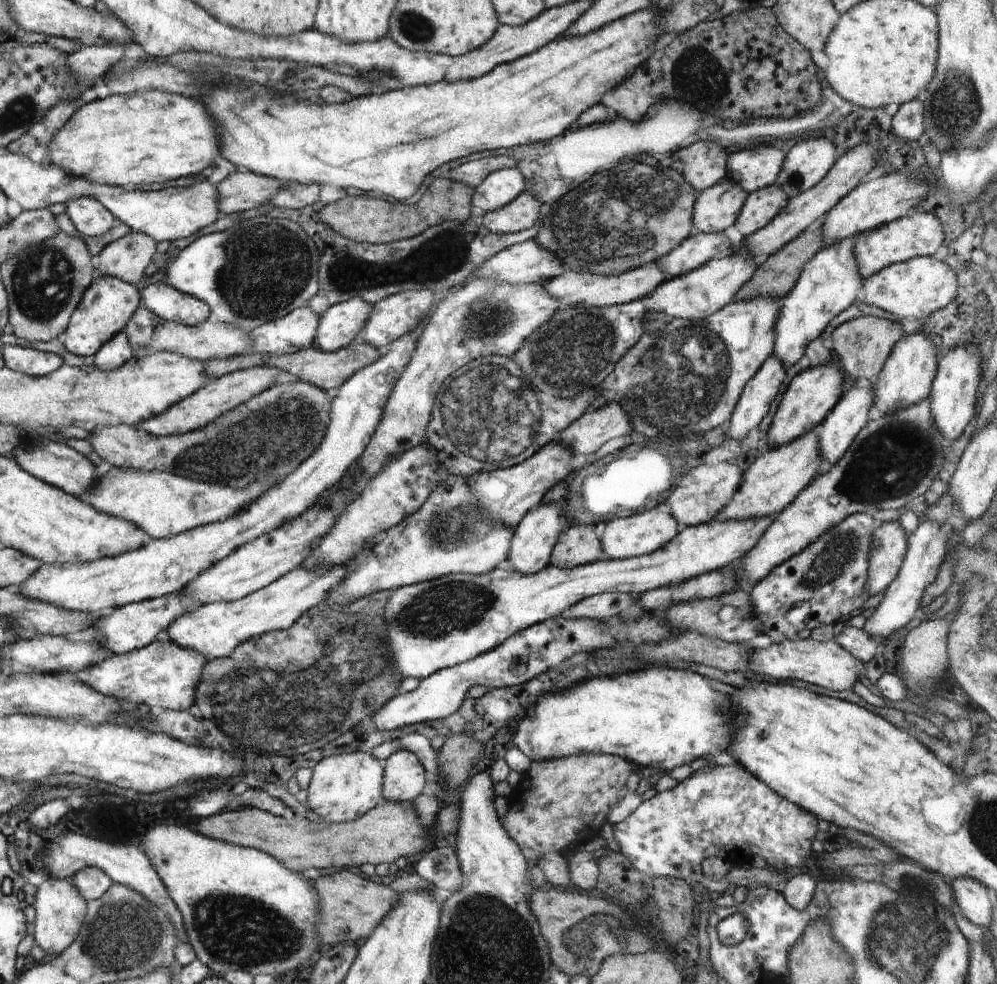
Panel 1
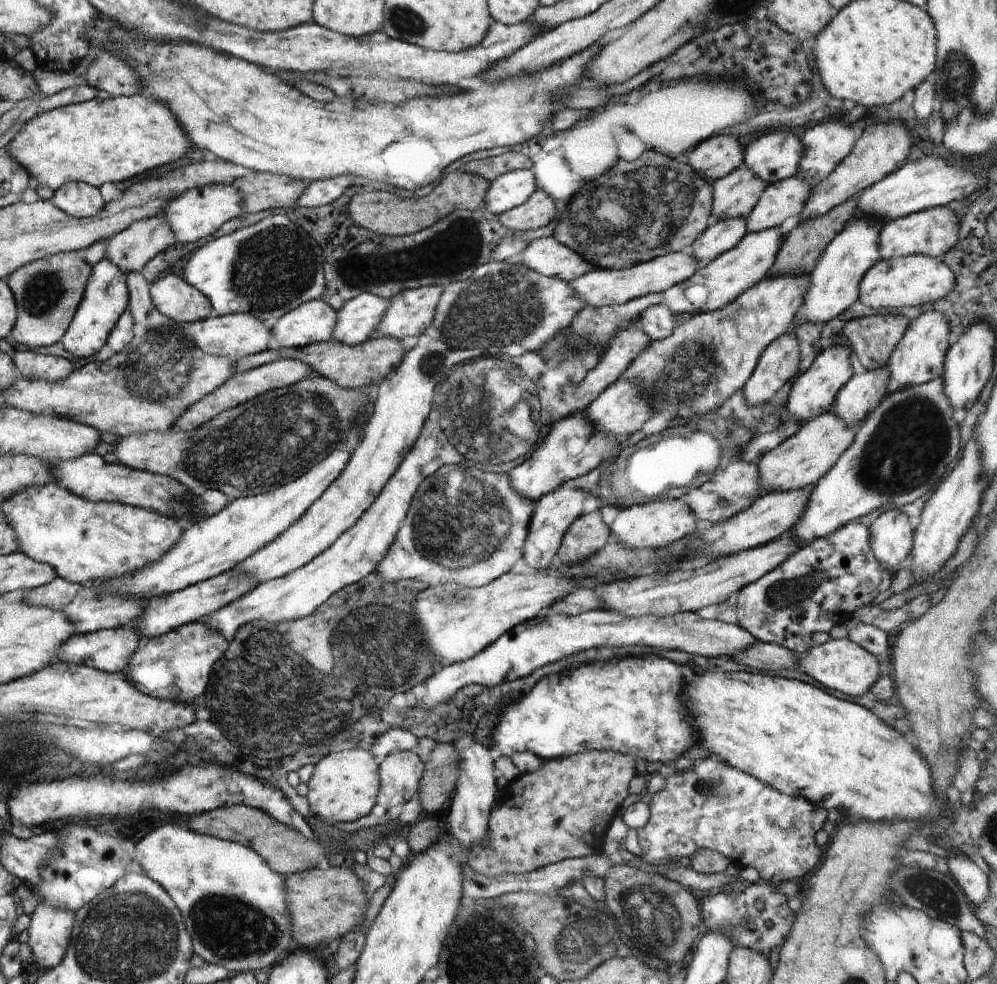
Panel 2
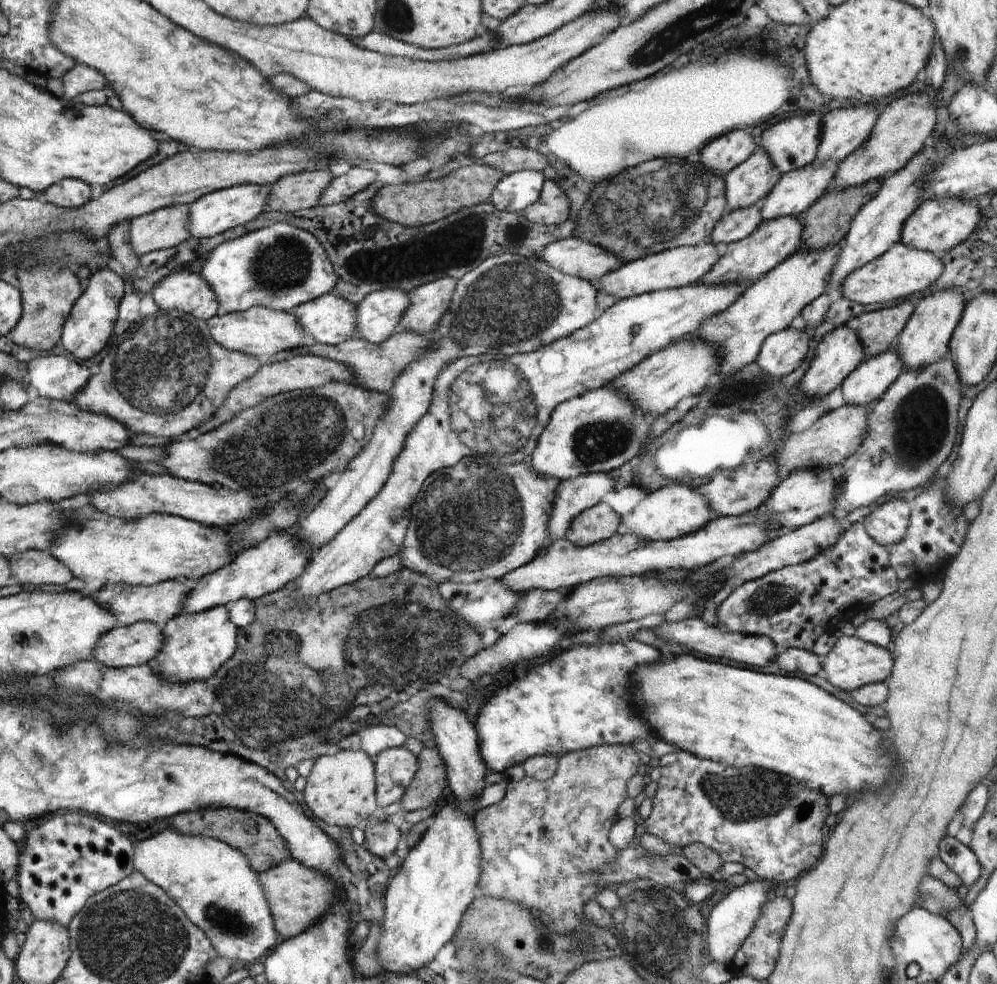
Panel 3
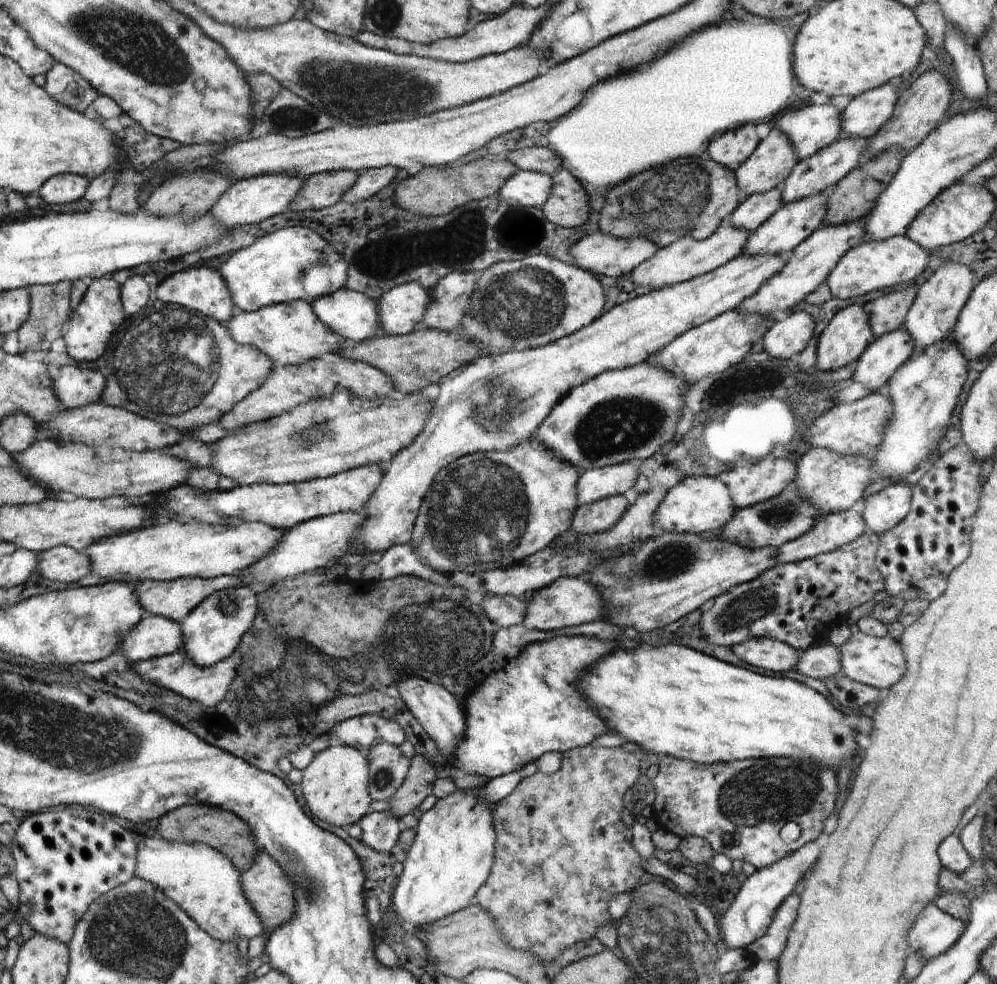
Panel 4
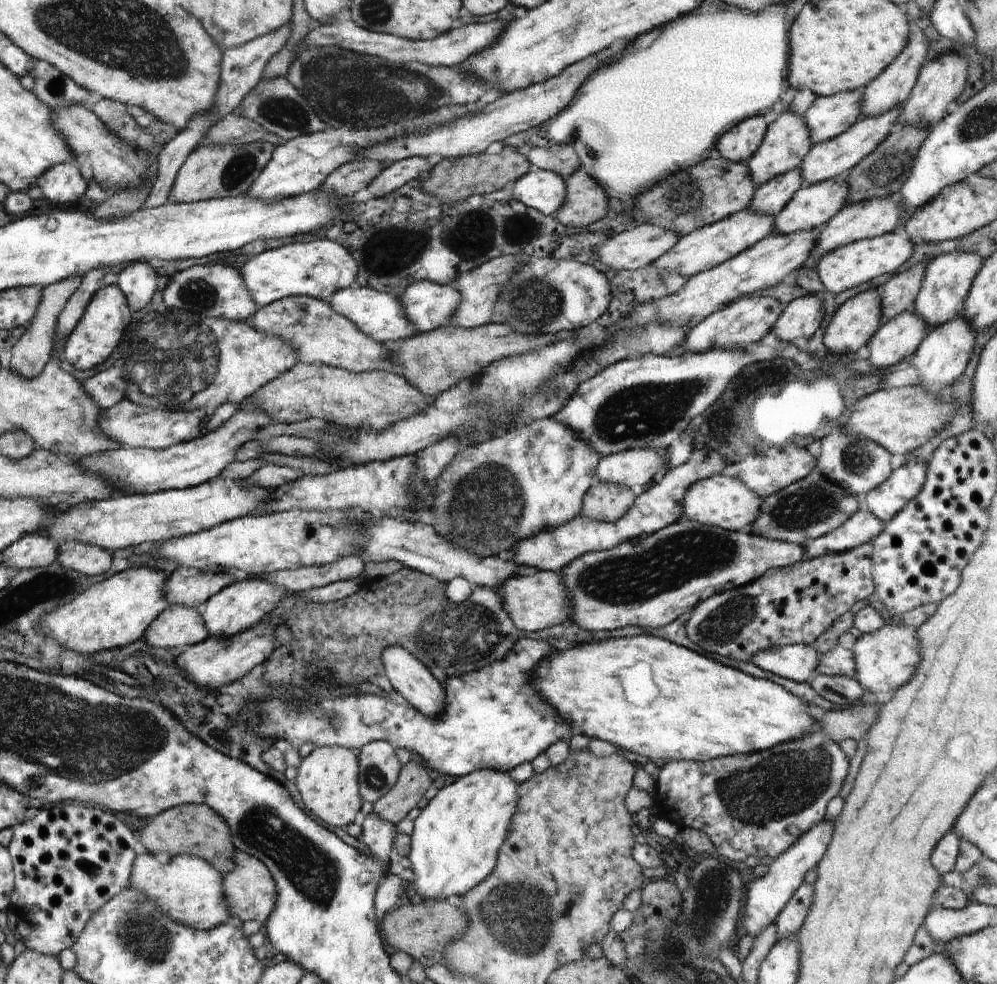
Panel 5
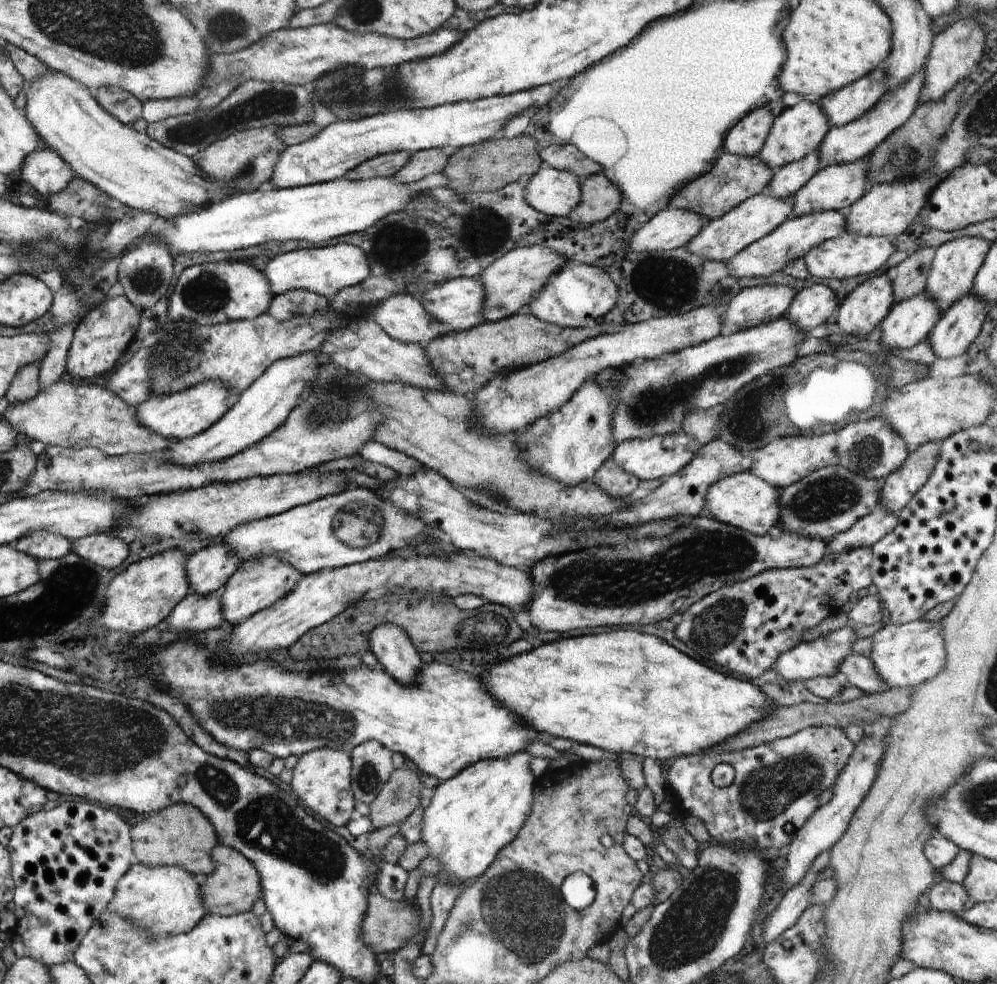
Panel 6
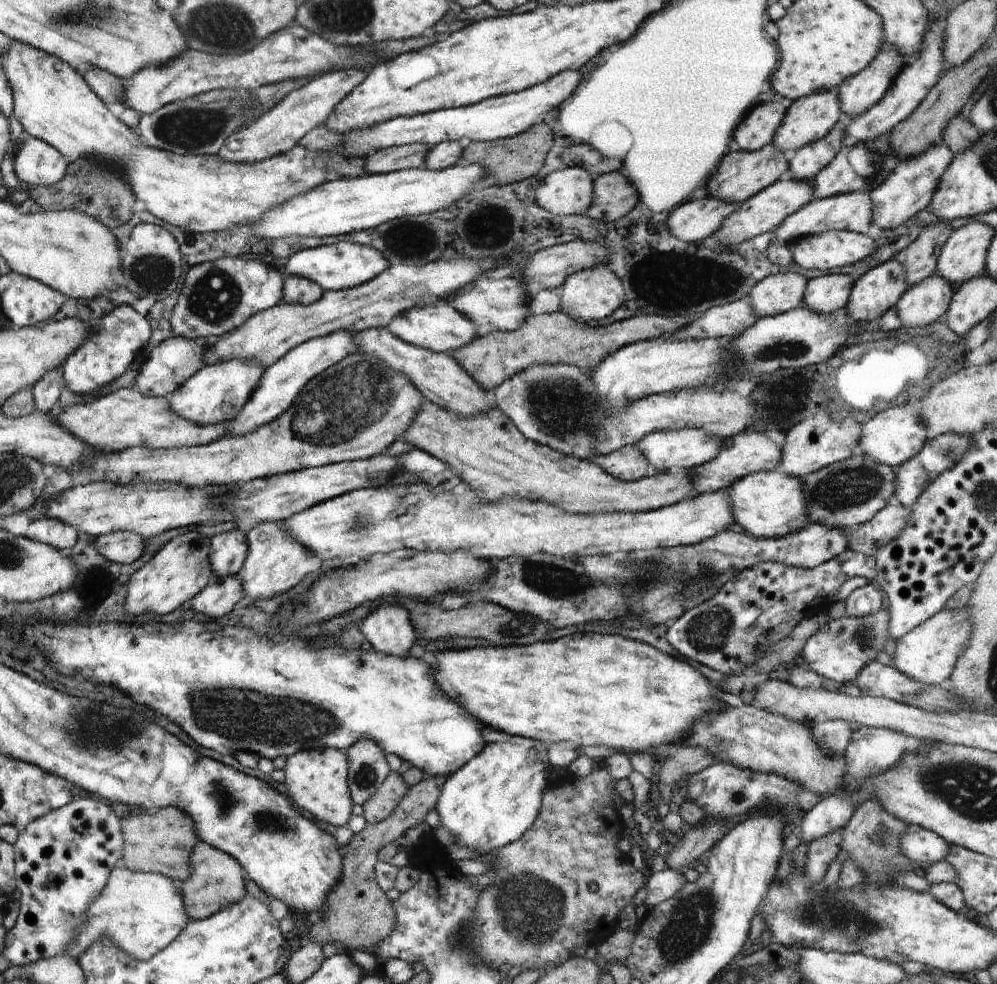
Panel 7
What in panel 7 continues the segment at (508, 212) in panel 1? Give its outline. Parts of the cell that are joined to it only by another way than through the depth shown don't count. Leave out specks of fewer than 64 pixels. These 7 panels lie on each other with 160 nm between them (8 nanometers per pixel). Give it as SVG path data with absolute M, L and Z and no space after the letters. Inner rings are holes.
M620 172L606 173L594 179L593 201L587 215L611 223L625 217L638 200L634 186Z

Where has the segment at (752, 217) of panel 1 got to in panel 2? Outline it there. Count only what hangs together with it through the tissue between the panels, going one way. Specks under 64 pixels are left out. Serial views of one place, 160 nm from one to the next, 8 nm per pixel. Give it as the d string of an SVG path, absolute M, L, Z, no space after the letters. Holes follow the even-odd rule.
M796 175L769 184L764 188L752 212L746 216L747 233L776 228L786 218L798 216L812 190L813 186Z

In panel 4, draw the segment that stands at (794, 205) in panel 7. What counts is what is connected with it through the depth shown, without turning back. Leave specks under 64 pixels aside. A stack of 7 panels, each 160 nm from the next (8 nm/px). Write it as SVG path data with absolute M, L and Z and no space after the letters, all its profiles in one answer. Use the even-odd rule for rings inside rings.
M726 218L716 229L716 232L708 238L702 240L694 237L679 238L668 246L659 248L652 258L641 262L624 277L635 282L637 285L650 287L651 289L661 289L665 286L672 286L691 278L699 277L740 256L745 249L749 234L750 232L747 230L735 227L730 218Z

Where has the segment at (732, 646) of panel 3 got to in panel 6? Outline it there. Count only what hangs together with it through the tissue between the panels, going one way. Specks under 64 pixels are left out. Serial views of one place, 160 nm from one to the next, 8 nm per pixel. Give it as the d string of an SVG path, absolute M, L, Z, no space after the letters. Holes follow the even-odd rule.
M849 623L849 625L840 628L834 632L830 632L827 636L821 636L814 642L802 642L793 647L787 652L782 652L773 667L770 669L777 674L780 674L784 680L794 681L806 681L808 679L814 679L817 677L830 677L837 676L839 673L838 666L842 664L842 660L853 654L852 642L857 639L854 634L855 627Z

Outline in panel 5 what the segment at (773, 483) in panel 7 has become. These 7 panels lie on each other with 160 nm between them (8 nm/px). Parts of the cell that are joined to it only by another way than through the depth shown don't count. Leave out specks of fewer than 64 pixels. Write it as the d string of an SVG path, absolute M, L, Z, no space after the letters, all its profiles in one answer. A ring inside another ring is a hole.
M722 474L694 483L686 491L683 500L683 518L723 528L729 531L751 532L751 526L761 513L764 498L750 490L739 478Z

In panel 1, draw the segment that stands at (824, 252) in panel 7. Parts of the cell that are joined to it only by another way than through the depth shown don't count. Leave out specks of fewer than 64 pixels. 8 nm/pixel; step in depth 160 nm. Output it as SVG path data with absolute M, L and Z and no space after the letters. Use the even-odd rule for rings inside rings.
M916 257L906 262L890 264L862 282L864 303L890 312L904 320L925 320L956 299L958 282L956 274L943 261L932 257Z

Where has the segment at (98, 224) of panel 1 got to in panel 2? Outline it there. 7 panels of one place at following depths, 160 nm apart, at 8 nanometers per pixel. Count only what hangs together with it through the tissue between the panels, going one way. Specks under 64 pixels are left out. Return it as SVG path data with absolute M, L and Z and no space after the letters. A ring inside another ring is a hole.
M68 182L61 189L48 194L53 195L50 200L59 210L72 218L82 220L94 218L105 209L104 200L98 190L97 187L84 182Z

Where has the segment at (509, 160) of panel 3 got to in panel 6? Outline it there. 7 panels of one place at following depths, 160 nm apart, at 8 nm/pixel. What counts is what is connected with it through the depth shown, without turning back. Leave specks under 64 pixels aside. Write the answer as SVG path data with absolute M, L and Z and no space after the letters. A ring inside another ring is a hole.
M567 143L538 149L538 156L542 162L547 162L552 168L570 172L578 178L603 173L602 166L598 162L587 158L576 146Z

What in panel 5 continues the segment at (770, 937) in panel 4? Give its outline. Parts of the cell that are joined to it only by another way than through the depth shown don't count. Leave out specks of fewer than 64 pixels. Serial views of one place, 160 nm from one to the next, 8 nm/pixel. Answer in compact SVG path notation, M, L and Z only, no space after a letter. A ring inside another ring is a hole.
M804 882L796 889L774 922L778 939L796 934L800 930L812 906L812 896L814 896L812 884Z

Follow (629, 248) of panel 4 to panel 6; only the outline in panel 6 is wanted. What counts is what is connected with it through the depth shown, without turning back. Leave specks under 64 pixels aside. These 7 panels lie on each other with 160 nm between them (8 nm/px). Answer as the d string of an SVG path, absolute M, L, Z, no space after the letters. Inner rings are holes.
M672 208L660 210L636 234L630 238L630 246L634 252L668 252L686 244L698 235L698 232L709 224L706 216L698 216L694 212Z

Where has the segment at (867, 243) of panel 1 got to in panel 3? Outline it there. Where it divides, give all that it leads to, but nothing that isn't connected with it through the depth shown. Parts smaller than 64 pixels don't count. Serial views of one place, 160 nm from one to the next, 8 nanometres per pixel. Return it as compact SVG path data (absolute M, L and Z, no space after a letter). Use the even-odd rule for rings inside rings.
M934 197L926 199L906 219L901 240L906 246L928 251L938 256L964 242L980 222L981 212L975 202L962 197Z

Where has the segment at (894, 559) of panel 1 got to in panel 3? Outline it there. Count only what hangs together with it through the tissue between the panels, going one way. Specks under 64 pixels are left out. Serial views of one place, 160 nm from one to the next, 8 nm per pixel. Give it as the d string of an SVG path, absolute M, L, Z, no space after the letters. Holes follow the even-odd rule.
M894 498L872 510L863 521L870 538L887 549L902 542L909 525L910 505L904 499Z

